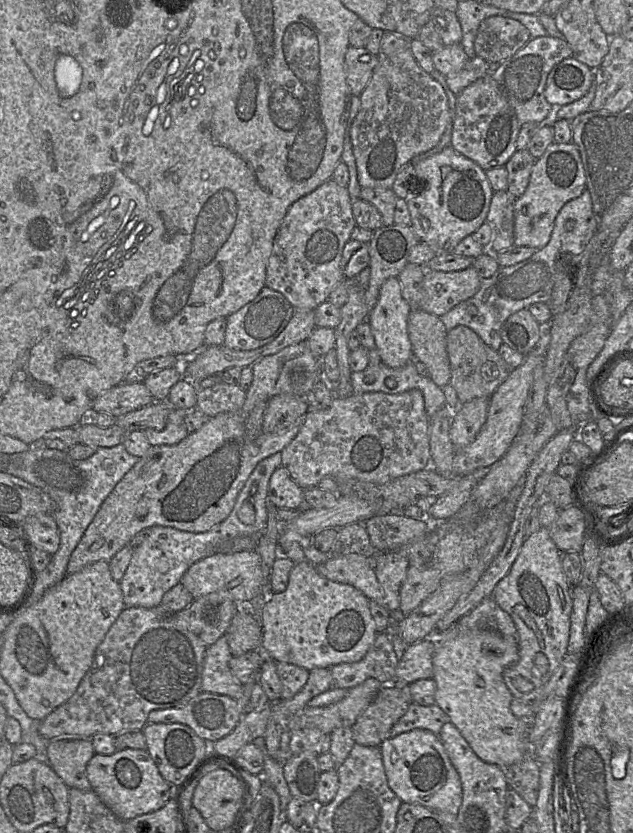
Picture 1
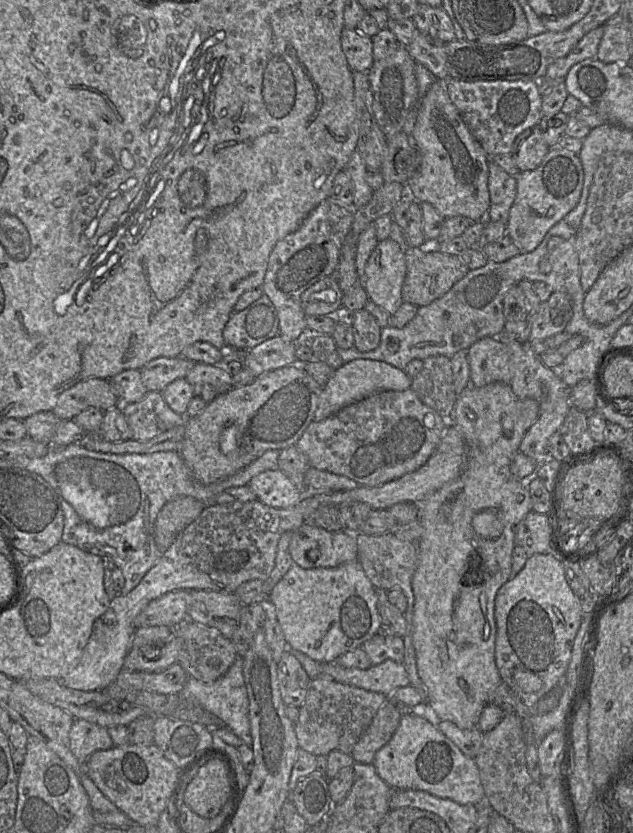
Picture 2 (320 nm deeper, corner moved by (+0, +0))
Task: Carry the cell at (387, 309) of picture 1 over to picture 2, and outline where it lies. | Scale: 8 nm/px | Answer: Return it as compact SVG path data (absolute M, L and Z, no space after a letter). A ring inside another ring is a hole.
M390 238L378 241L366 262L362 285L369 299L384 309L390 316L393 315L403 303L401 292L405 276L405 248L402 248L396 241Z

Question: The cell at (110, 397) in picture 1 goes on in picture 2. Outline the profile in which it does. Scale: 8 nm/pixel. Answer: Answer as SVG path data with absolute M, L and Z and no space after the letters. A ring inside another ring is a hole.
M90 378L63 391L52 412L62 420L73 419L88 407L96 407L103 412L122 405L111 380Z

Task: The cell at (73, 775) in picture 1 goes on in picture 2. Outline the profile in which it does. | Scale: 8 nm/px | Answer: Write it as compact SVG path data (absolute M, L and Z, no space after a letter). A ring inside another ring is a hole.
M84 719L74 720L69 740L71 752L84 765L94 752L114 746L106 727Z

